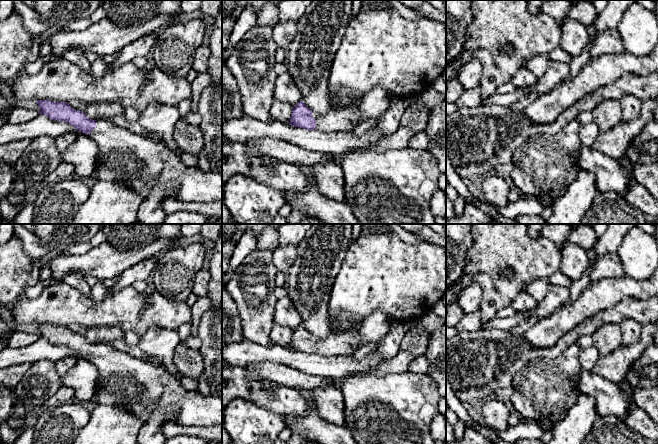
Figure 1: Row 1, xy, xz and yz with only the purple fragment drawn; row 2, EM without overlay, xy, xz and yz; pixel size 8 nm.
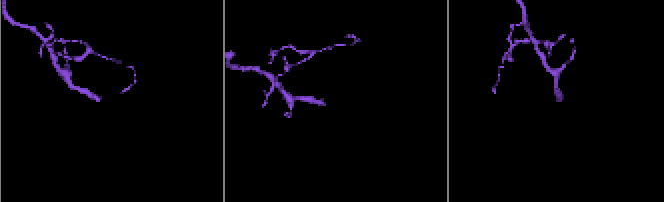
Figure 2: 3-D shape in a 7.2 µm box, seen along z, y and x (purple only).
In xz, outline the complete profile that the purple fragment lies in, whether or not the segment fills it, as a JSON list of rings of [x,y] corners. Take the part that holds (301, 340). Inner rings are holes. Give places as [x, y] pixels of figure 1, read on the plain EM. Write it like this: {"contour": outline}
{"contour": [[[347,315],[340,317],[338,325],[333,327],[329,321],[330,333],[324,339],[311,335],[303,325],[293,330],[290,349],[308,354],[335,357],[349,356],[363,345],[360,344],[362,324],[349,325]]]}

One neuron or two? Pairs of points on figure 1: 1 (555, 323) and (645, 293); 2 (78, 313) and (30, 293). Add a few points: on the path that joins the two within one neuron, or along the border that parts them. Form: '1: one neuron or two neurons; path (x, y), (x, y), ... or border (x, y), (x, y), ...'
1: one neuron; path (577, 311), (597, 296), (612, 290), (623, 290)
2: two neurons; border (44, 287), (35, 298), (26, 298), (24, 296)

